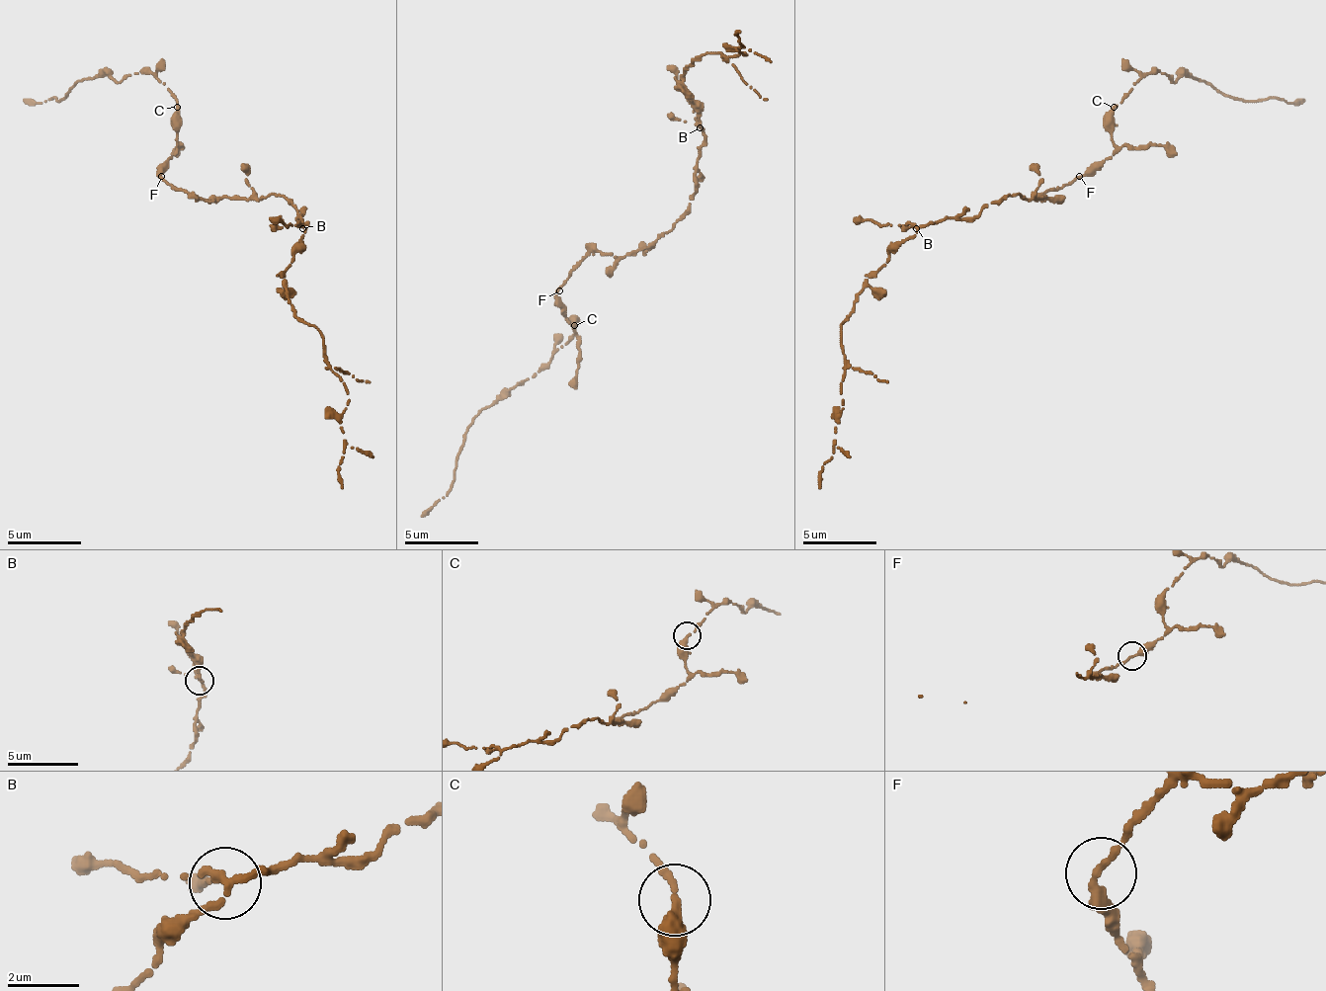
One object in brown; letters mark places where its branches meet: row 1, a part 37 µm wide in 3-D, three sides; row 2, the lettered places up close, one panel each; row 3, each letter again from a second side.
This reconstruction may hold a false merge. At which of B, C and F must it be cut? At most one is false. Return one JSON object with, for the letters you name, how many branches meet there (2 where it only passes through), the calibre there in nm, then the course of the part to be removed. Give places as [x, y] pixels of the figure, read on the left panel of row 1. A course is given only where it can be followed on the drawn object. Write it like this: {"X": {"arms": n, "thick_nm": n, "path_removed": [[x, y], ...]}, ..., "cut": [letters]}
{"cut": []}

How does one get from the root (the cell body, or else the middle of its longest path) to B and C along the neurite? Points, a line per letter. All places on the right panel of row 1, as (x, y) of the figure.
B: (1038, 199), (1009, 195), (997, 202), (990, 202), (975, 216), (946, 216), (916, 228)
C: (1038, 199), (1045, 199), (1041, 202), (1041, 195), (1090, 176), (1113, 154), (1113, 106)

